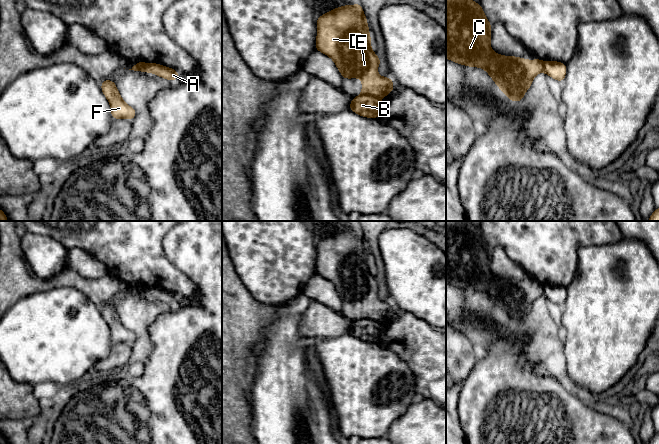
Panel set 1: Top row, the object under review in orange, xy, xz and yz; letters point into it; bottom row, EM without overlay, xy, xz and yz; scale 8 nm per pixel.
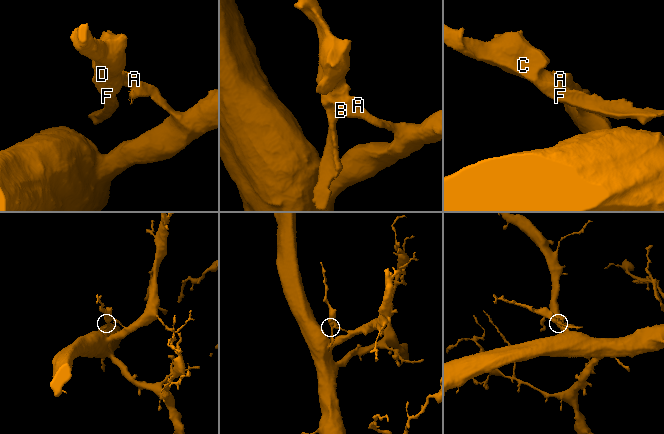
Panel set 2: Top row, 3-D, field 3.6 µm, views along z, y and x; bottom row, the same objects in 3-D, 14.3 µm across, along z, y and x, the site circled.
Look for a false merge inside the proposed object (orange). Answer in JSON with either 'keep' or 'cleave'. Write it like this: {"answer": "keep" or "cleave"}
{"answer": "cleave"}

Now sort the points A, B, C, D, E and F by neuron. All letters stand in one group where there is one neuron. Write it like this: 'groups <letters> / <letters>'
groups A C D E F / B

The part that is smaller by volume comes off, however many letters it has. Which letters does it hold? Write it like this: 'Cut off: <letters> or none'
Cut off: A, C, D, E, F

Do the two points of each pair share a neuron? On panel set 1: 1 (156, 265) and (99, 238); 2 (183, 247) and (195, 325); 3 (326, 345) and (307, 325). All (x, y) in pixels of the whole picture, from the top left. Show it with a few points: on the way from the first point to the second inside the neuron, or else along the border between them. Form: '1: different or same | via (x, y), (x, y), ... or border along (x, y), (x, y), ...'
1: same | via (142, 261), (119, 238), (113, 238)
2: same | via (202, 266), (207, 271), (207, 306)
3: different | border along (346, 333), (340, 336), (323, 338)

